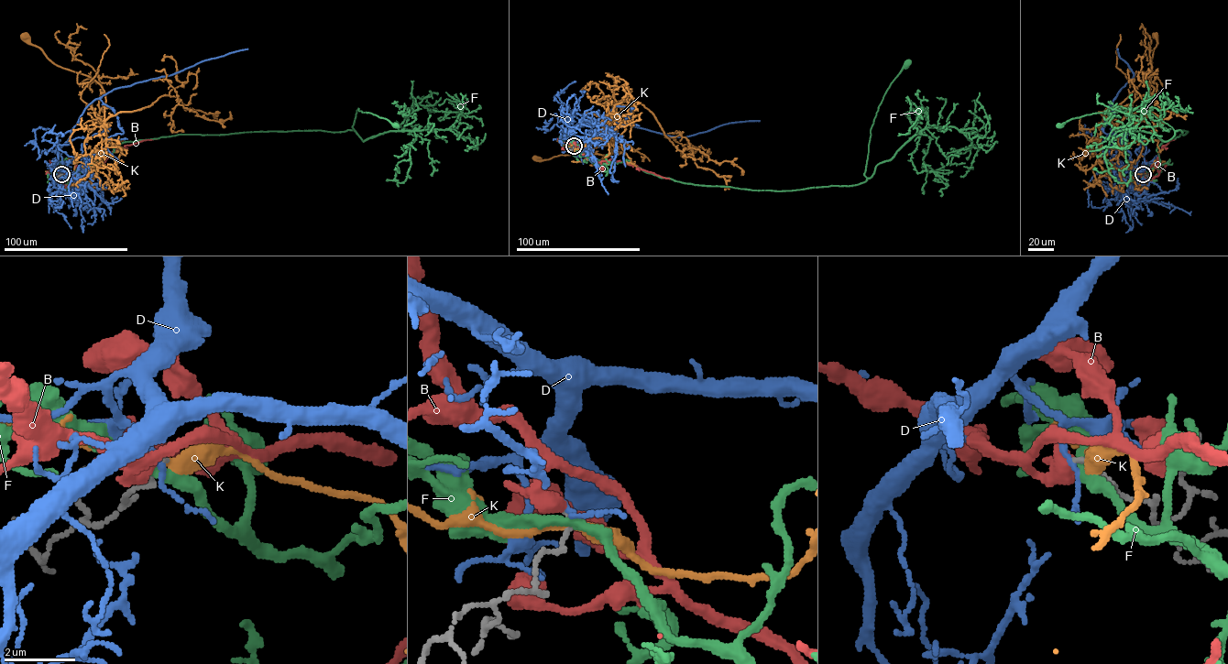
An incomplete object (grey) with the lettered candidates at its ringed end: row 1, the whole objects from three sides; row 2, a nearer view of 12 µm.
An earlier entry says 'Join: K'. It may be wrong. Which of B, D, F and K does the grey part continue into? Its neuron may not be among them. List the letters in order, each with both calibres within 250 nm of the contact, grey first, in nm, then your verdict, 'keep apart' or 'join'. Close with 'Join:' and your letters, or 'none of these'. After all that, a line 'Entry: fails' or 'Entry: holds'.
B: calibres 130 and 400 nm; keep apart
D: calibres 140 and 130 nm; keep apart
F: calibres 140 and 320 nm; keep apart
K: calibres 150 and 320 nm; keep apart
Join: none of these
Entry: fails

